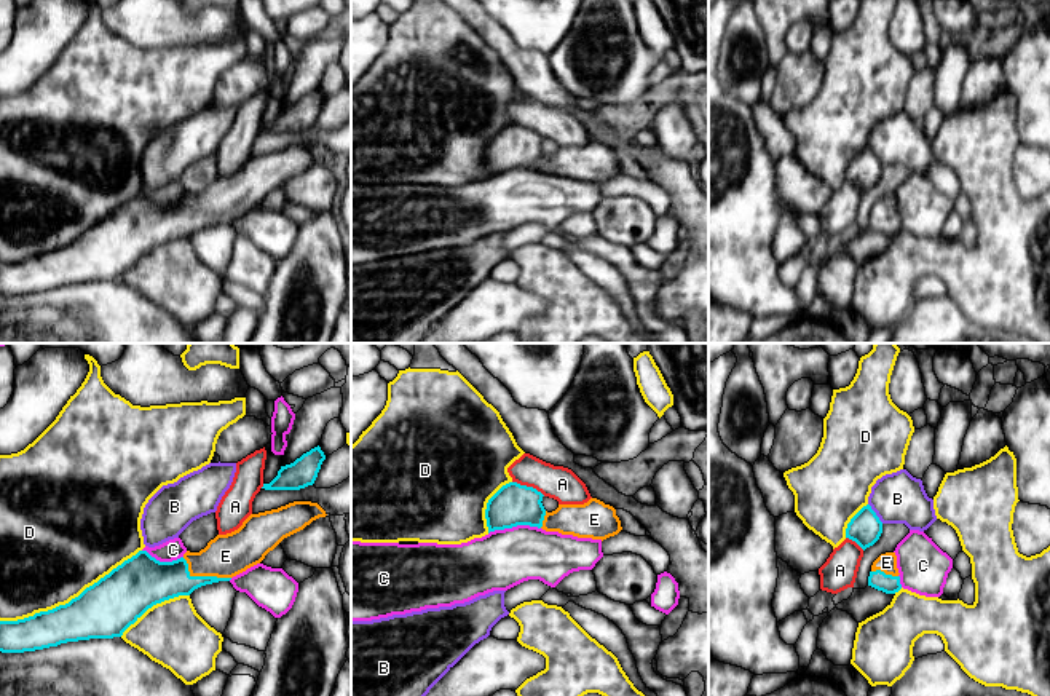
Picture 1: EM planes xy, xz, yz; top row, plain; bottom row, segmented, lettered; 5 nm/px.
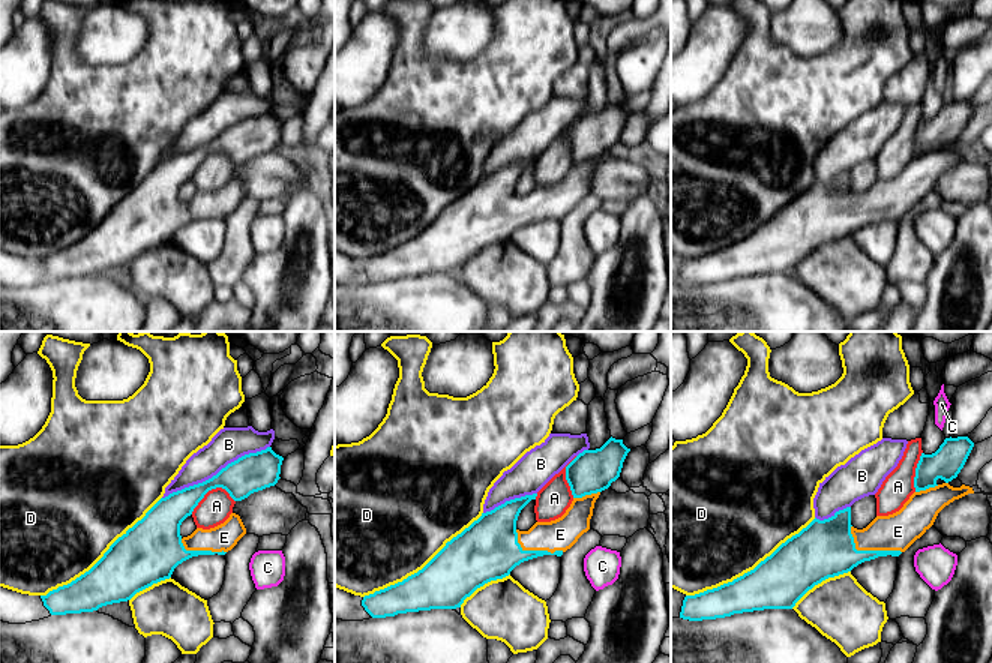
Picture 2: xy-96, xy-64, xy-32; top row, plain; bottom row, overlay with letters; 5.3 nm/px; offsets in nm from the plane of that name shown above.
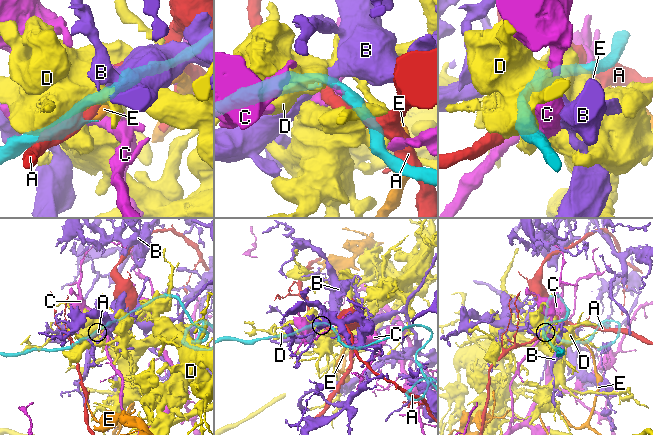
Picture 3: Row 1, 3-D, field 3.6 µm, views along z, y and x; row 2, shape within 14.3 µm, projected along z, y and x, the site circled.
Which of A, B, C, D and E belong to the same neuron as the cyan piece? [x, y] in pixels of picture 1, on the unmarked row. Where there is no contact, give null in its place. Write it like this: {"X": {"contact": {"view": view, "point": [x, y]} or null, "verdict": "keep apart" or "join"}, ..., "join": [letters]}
{"A": {"contact": {"view": "xz", "point": [528, 130]}, "verdict": "keep apart"}, "B": {"contact": {"view": "yz", "point": [875, 155]}, "verdict": "keep apart"}, "C": {"contact": {"view": "xz", "point": [514, 168]}, "verdict": "keep apart"}, "D": {"contact": {"view": "xy", "point": [72, 241]}, "verdict": "keep apart"}, "E": {"contact": {"view": "xy", "point": [203, 219]}, "verdict": "join"}, "join": ["E"]}

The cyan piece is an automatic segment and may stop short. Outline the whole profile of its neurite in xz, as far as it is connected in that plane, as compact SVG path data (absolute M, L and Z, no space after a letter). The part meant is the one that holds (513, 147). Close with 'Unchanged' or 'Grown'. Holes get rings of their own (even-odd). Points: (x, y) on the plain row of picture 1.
M517 125L503 128L487 145L488 176L530 168L603 184L622 172L616 152L597 140L584 147L559 147L555 153L547 155L541 145L543 139L536 131Z. Grown

